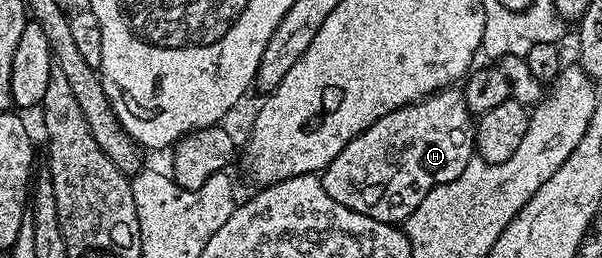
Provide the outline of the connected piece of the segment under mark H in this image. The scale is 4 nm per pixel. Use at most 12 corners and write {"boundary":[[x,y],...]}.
{"boundary":[[460,90],[379,117],[320,172],[401,225],[474,155]]}

